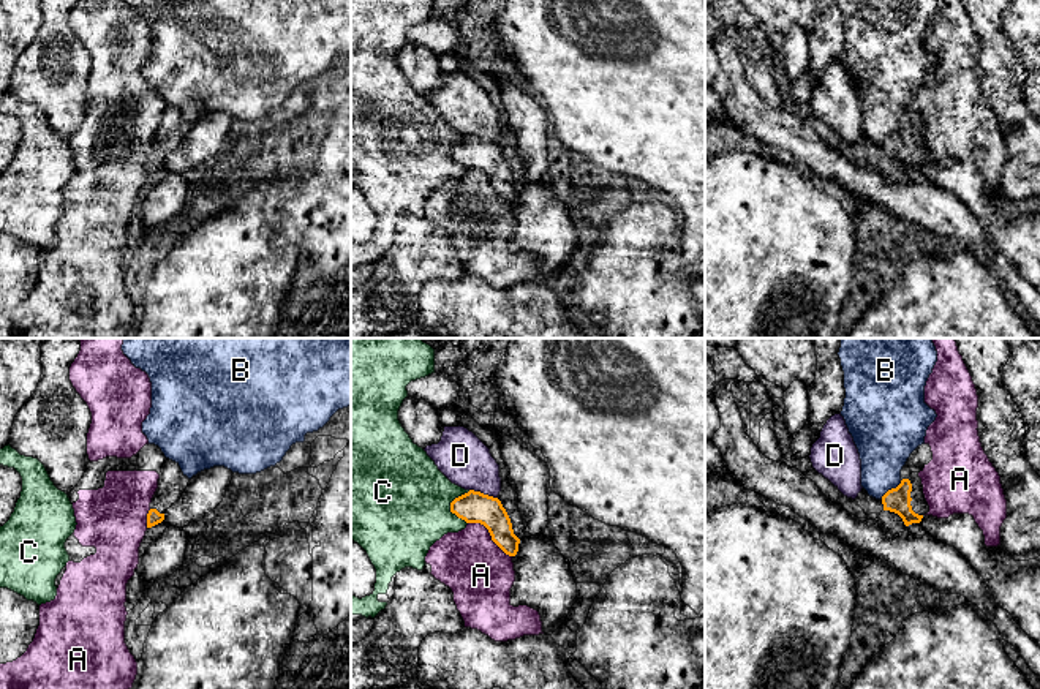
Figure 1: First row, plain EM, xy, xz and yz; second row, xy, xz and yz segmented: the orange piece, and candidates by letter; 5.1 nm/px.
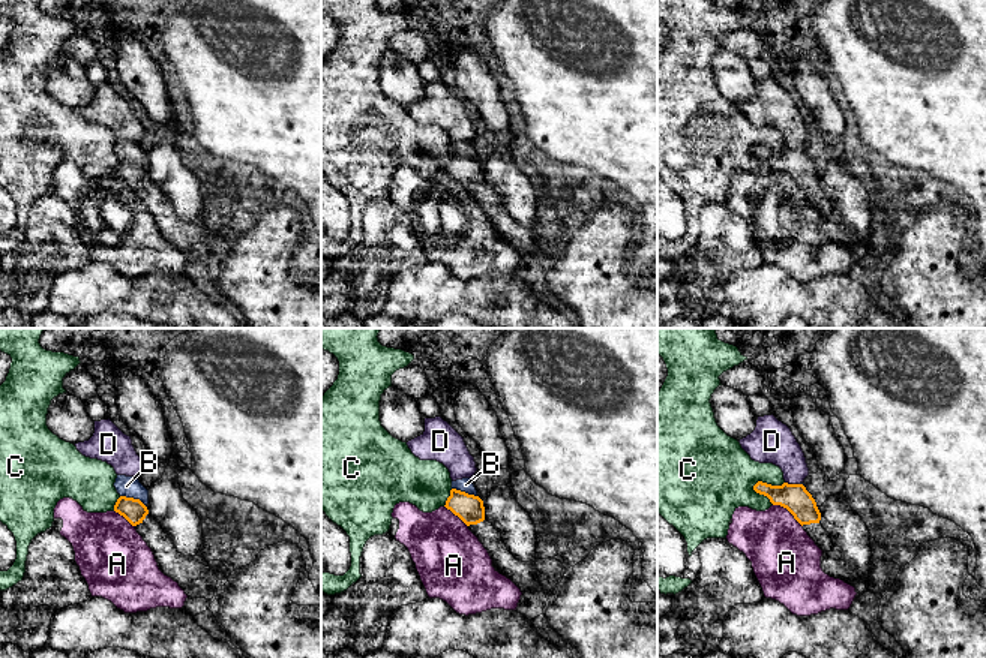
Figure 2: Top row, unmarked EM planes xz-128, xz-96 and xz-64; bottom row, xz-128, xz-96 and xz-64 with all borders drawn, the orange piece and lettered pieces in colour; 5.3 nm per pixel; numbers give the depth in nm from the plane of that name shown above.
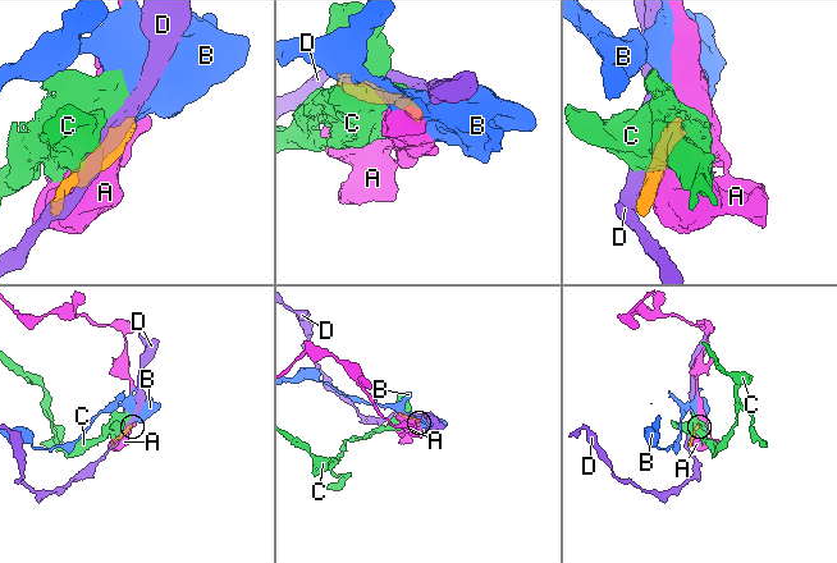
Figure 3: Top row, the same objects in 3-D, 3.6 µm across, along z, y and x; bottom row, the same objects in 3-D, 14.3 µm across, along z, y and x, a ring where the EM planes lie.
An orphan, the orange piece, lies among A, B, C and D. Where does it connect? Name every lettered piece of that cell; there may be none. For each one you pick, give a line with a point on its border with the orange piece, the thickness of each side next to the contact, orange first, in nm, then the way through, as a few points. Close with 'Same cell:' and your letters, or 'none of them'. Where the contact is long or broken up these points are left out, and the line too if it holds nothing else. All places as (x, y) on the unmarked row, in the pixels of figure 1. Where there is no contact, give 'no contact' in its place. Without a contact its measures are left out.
Same cell: none of them

